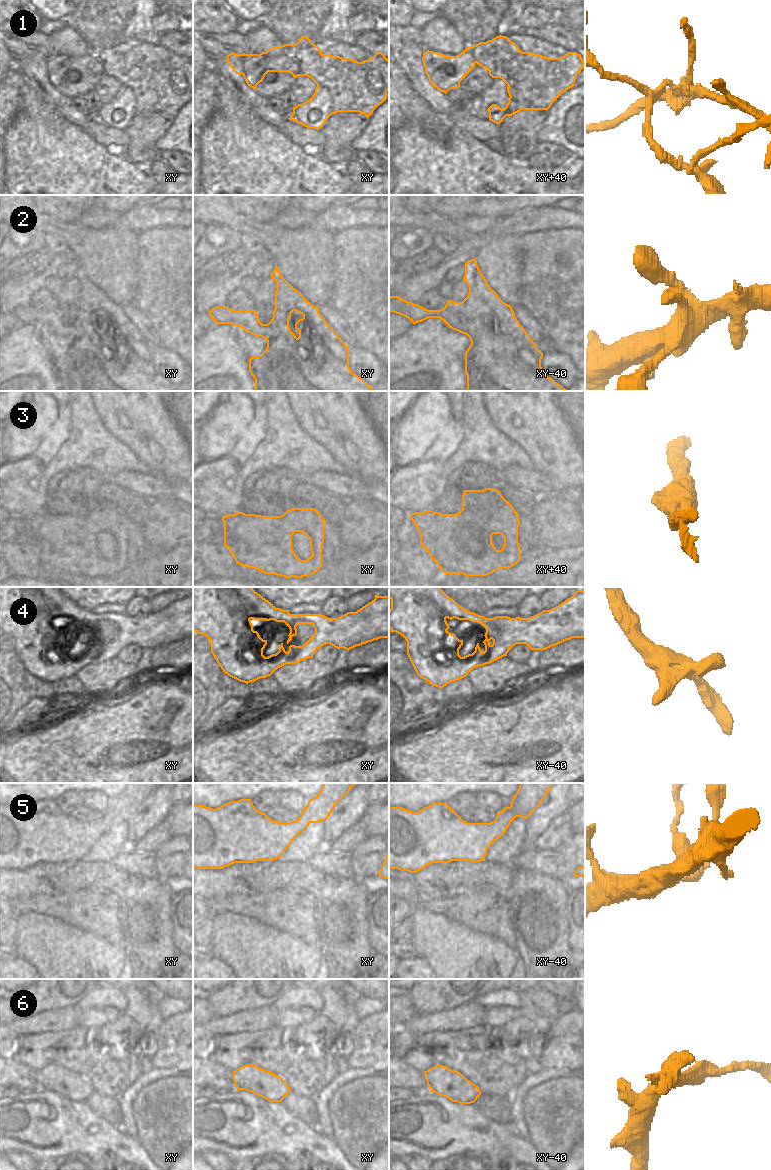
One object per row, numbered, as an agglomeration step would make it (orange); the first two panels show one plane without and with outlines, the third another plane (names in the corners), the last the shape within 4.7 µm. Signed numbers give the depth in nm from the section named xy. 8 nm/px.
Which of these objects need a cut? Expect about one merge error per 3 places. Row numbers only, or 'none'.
1, 6

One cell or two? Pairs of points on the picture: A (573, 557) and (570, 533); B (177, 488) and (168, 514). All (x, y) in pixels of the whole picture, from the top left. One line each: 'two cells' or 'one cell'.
A: two cells
B: two cells

